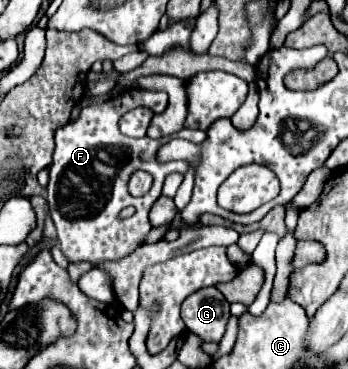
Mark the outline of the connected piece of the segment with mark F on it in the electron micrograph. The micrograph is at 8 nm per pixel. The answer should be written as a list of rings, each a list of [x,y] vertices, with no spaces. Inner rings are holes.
[[[147,88],[125,90],[103,104],[83,108],[77,120],[67,122],[55,132],[55,152],[53,162],[49,166],[47,206],[49,216],[53,218],[57,228],[57,242],[61,242],[61,250],[69,262],[89,260],[91,264],[97,264],[101,260],[117,260],[125,256],[129,250],[135,250],[143,236],[151,230],[149,210],[153,202],[161,196],[165,176],[171,172],[185,174],[189,168],[189,162],[185,160],[171,161],[167,164],[155,162],[157,148],[163,142],[169,142],[171,138],[185,138],[193,144],[201,144],[207,138],[203,130],[189,128],[183,128],[173,136],[163,136],[157,140],[149,136],[127,138],[119,132],[117,122],[125,112],[137,106],[145,106],[161,114],[167,108],[167,92]],[[135,170],[145,170],[153,176],[151,190],[141,198],[133,198],[127,192],[129,176]],[[125,206],[135,206],[137,212],[127,220],[119,220],[117,214]]]

